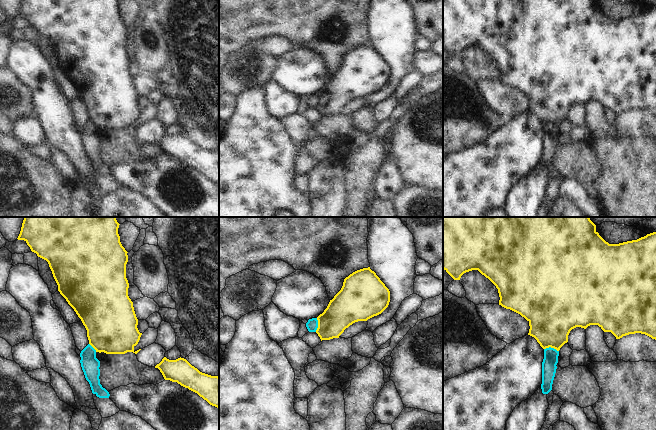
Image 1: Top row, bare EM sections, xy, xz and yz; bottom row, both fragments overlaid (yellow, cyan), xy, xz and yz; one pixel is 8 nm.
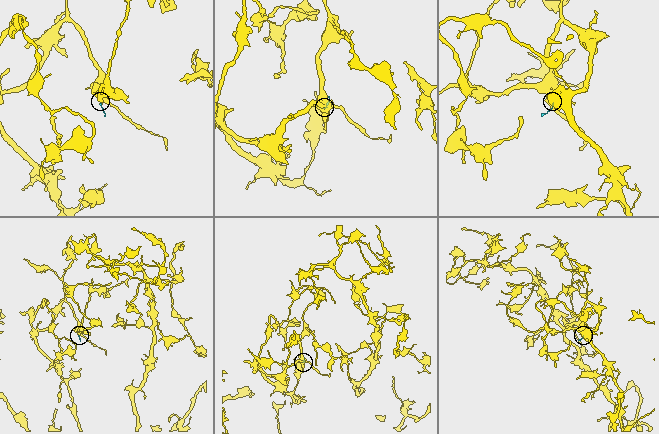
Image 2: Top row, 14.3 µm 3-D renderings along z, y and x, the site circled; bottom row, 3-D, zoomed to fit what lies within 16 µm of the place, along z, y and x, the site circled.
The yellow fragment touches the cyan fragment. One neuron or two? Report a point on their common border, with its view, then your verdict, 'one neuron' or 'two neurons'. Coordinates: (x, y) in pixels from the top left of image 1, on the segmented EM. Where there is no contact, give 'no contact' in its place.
yz (551, 347) | two neurons

